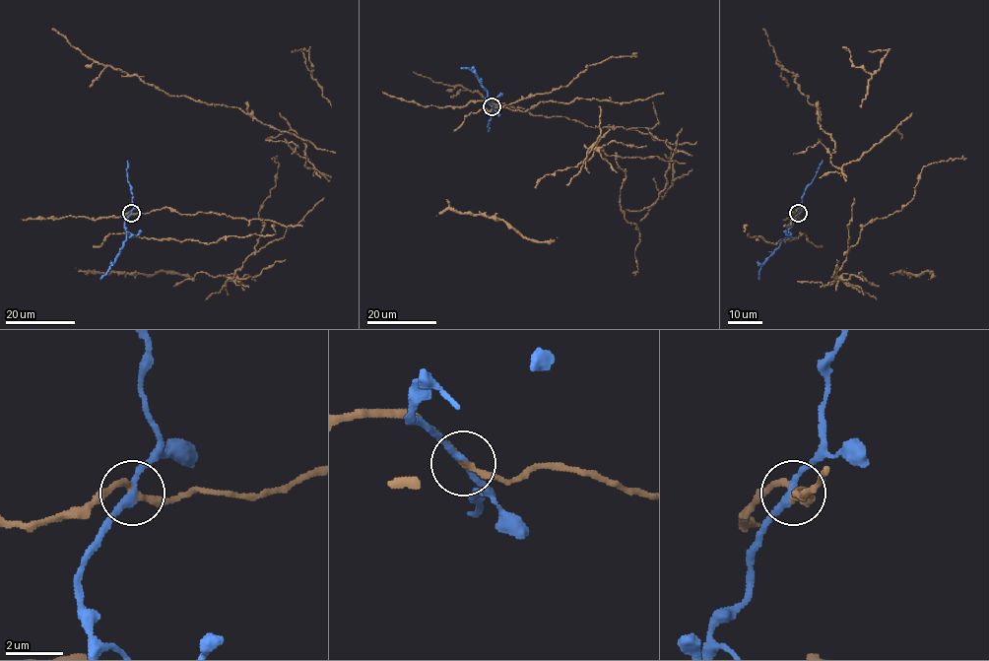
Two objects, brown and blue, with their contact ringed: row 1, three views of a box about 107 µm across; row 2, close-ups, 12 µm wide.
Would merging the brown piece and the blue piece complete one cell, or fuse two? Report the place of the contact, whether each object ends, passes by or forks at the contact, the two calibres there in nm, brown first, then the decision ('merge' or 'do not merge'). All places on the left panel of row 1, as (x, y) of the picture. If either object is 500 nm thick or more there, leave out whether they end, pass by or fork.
(131, 213) | brown passes by | blue passes by | 240/220 nm | do not merge

